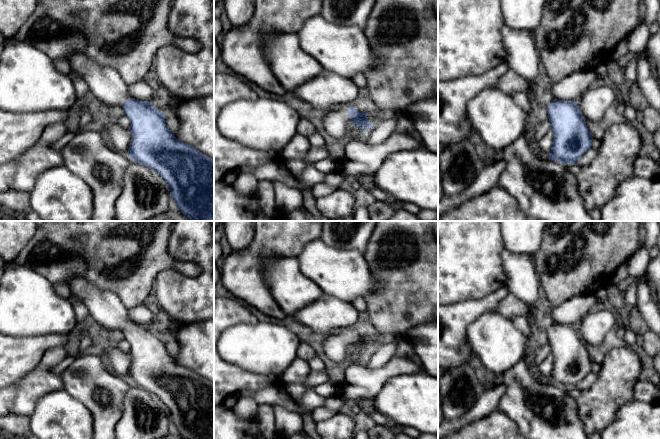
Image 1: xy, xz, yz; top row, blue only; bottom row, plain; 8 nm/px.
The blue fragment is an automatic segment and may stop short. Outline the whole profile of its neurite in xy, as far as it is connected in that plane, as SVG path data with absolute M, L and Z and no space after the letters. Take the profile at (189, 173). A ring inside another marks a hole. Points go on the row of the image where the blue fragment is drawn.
M72 53L69 64L81 79L83 79L89 92L107 105L120 104L124 115L130 120L131 142L127 155L134 161L156 171L168 184L171 200L175 201L179 210L190 220L214 221L214 160L201 153L196 148L178 140L165 123L165 114L151 102L137 100L130 96L127 84L117 70L95 63L82 53Z

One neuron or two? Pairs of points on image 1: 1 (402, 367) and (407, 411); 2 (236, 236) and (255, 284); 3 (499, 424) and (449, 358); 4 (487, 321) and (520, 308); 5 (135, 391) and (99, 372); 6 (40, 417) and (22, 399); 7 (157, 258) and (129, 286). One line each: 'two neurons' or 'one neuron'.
1: two neurons
2: two neurons
3: two neurons
4: two neurons
5: two neurons
6: two neurons
7: one neuron

